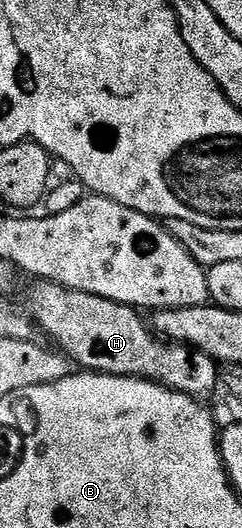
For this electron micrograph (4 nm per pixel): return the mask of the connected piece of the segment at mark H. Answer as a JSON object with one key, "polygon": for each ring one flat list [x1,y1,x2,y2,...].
{"polygon":[[49,283,35,284,34,294,30,297,28,312,34,318,35,323,46,332,47,338,59,350,69,357,71,362,78,361,83,370,92,373,111,373,121,377,139,377,145,381,155,381,157,385,163,385,173,389,175,393,183,393,189,397,210,399,214,388,220,385,220,365,205,353,191,345,183,345,181,341,167,341,155,333,139,310,130,305,118,305,96,295,87,293,74,293,71,289,65,289,63,285]]}

